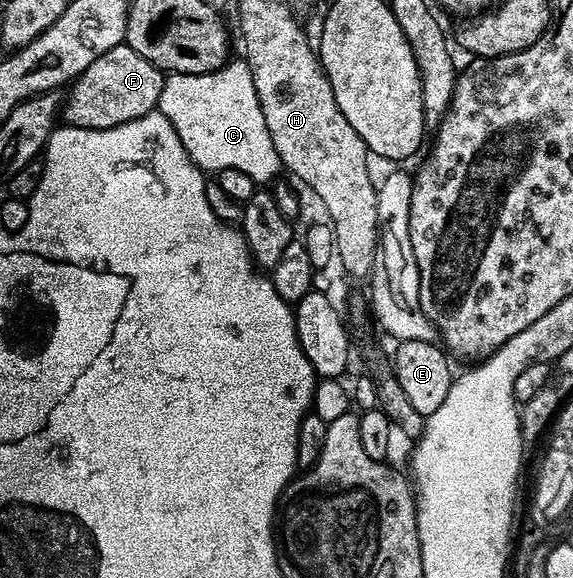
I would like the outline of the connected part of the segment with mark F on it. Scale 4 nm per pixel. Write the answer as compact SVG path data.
M125 42L117 44L108 54L100 54L69 85L70 97L64 100L61 119L66 119L63 121L72 128L111 128L132 122L157 109L165 80L162 69L148 62L148 58L136 54Z

